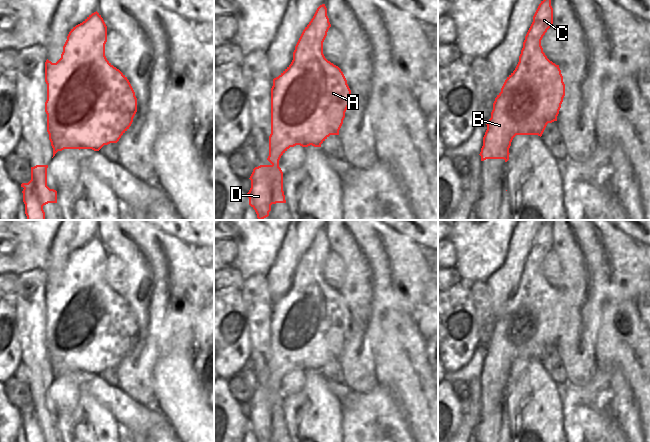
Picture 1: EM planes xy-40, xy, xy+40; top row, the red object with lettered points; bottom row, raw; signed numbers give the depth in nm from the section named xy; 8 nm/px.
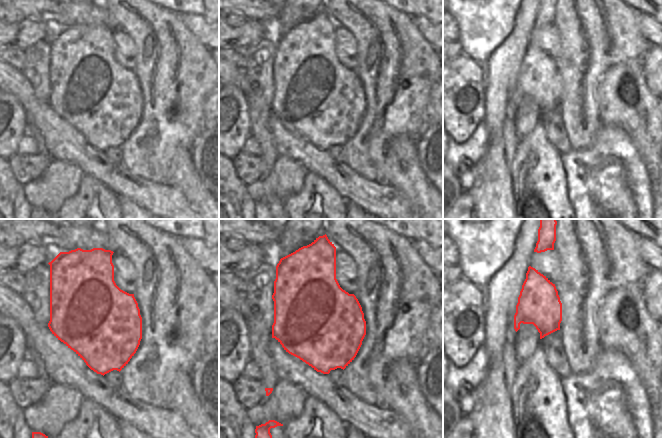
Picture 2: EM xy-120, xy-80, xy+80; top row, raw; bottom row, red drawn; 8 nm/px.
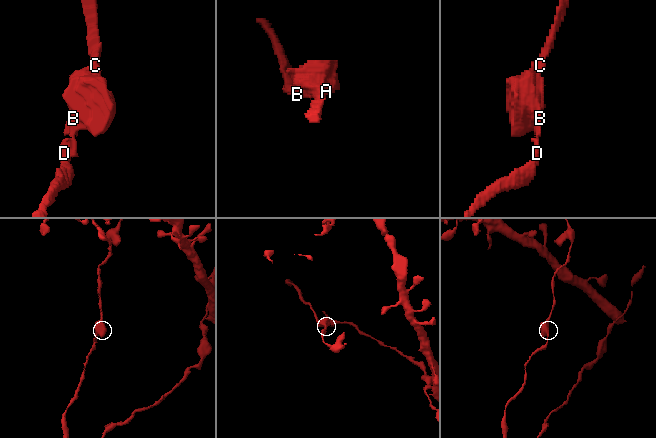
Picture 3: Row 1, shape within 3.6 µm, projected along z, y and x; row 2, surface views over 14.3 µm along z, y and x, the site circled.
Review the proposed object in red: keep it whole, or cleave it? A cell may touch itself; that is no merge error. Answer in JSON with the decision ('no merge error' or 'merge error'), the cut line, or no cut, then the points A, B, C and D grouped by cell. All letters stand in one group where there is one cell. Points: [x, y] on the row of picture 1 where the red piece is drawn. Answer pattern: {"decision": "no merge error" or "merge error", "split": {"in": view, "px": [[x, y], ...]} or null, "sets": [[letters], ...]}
{"decision": "no merge error", "split": null, "sets": [["A", "B", "C", "D"]]}

